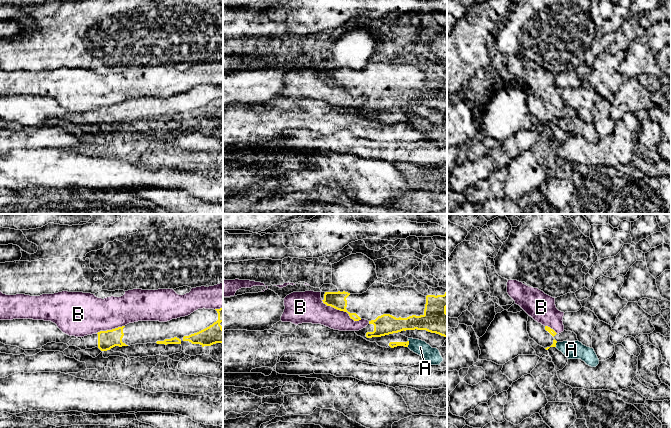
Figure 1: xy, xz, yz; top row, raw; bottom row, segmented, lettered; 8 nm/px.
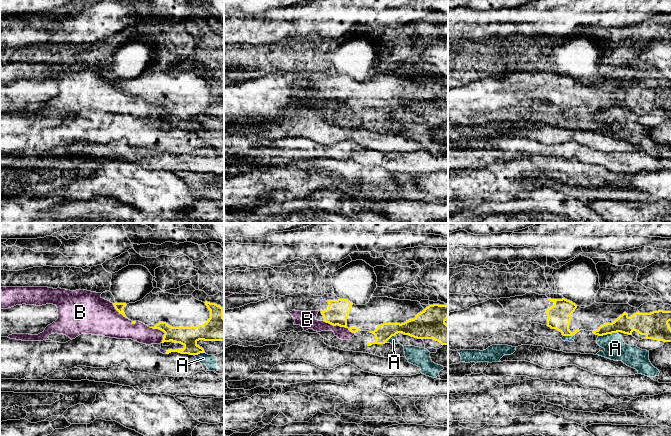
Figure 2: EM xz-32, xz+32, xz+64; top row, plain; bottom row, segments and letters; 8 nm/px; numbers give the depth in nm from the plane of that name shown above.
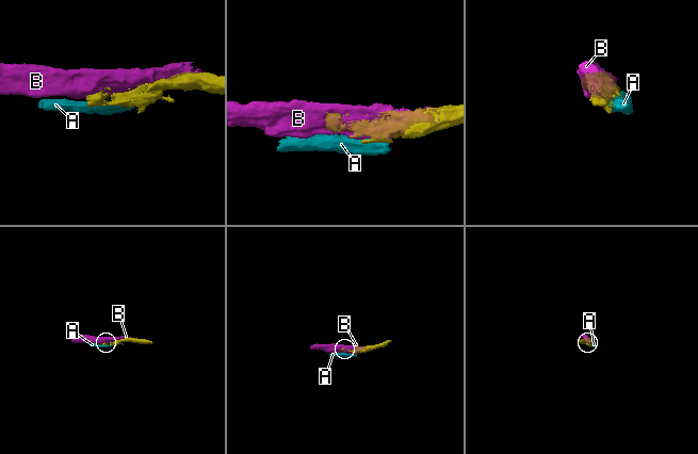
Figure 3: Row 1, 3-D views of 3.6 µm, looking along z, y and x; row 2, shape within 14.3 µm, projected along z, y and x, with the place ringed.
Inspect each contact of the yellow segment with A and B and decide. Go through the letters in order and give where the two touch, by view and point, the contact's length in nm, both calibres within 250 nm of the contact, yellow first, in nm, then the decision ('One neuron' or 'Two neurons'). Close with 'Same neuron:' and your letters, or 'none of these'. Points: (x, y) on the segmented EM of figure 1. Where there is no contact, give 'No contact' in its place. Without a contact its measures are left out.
A: Touches yellow at xz (408, 344). Shared border 50 nm. Thickness 50 nm (yellow) against 130 nm. Two neurons
B: Touches yellow at xz (342, 310). Shared border 360 nm. Thickness 140 nm (yellow) against 220 nm. Two neurons
Same neuron: none of these

